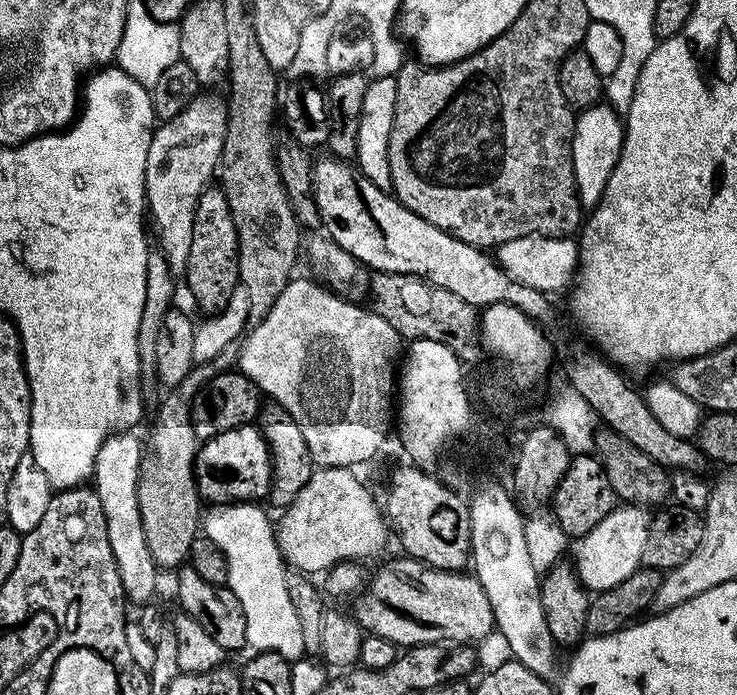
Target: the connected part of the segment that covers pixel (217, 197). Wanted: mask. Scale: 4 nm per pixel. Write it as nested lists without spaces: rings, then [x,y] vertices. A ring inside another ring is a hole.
[[[210,186],[198,198],[198,206],[194,210],[194,230],[190,234],[190,254],[186,266],[182,269],[182,280],[188,283],[188,292],[192,300],[201,308],[204,314],[217,314],[223,311],[231,294],[240,282],[238,270],[238,234],[234,226],[234,218],[230,214],[230,202],[226,198],[224,189]]]

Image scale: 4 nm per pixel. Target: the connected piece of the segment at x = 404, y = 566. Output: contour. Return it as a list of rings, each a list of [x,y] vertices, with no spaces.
[[[403,559],[382,565],[376,577],[367,581],[359,597],[360,605],[354,609],[356,621],[365,633],[381,636],[405,649],[415,644],[467,644],[493,635],[496,619],[490,610],[490,598],[486,598],[486,590],[482,590],[475,575],[467,571],[447,572],[420,560]]]

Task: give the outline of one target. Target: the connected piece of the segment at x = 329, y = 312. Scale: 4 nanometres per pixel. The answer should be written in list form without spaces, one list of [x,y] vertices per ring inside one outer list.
[[[293,278],[289,280],[286,287],[282,290],[282,294],[278,294],[278,302],[274,302],[274,306],[270,306],[270,310],[266,314],[266,318],[262,318],[255,325],[256,328],[252,333],[249,331],[243,337],[242,343],[238,348],[238,368],[244,375],[260,387],[261,393],[265,397],[271,398],[275,403],[280,404],[288,412],[298,420],[298,430],[302,430],[302,438],[306,438],[307,449],[310,450],[312,455],[313,465],[321,468],[352,468],[356,464],[364,464],[368,459],[375,456],[376,452],[381,448],[388,428],[390,420],[394,418],[394,393],[396,390],[396,373],[398,368],[368,368],[368,352],[372,352],[372,356],[388,356],[388,360],[392,360],[396,364],[402,356],[402,349],[404,346],[403,337],[400,337],[394,326],[390,322],[386,322],[384,318],[373,312],[367,307],[360,307],[352,304],[342,297],[340,294],[333,294],[331,291],[326,290],[323,283],[307,284],[304,280]]]

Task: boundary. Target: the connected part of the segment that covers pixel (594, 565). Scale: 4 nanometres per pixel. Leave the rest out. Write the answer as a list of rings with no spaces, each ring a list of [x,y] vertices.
[[[617,506],[613,512],[606,514],[590,534],[579,537],[574,544],[576,560],[574,567],[580,583],[589,593],[605,592],[618,582],[626,582],[630,574],[642,567],[642,549],[646,547],[646,534],[652,521],[649,509],[644,506]]]

